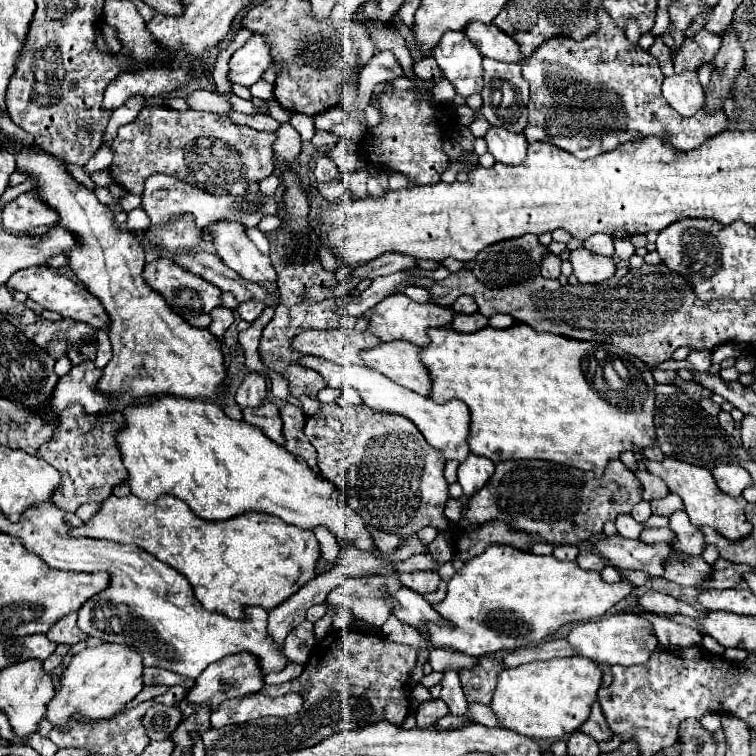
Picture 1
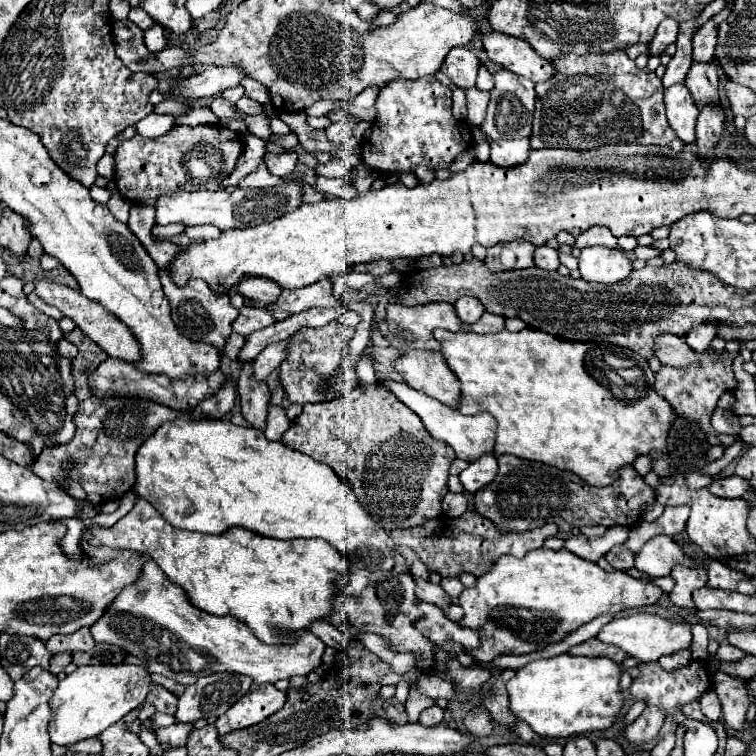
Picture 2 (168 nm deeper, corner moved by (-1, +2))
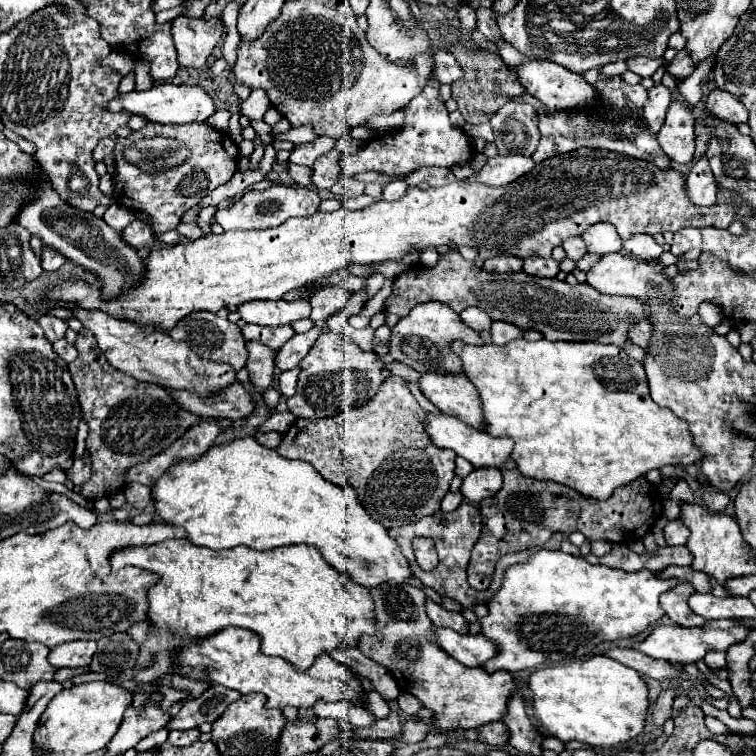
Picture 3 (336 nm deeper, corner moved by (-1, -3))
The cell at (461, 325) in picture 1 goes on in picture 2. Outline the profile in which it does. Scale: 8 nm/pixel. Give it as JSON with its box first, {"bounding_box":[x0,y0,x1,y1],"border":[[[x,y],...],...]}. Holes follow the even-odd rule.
{"bounding_box":[471,313,505,335],"border":[[[483,313],[483,317],[471,325],[471,331],[473,333],[479,333],[479,335],[487,335],[487,333],[499,333],[505,329],[505,319],[499,317],[499,315],[493,315],[493,313]]]}

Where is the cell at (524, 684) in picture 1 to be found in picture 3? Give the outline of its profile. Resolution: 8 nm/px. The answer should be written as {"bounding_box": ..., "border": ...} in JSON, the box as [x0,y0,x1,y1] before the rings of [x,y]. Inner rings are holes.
{"bounding_box":[527,656,647,746],"border":[[[607,656],[573,660],[567,664],[539,668],[531,674],[527,688],[533,692],[533,716],[545,732],[561,742],[579,740],[591,746],[617,746],[635,738],[645,724],[647,684],[643,678]]]}

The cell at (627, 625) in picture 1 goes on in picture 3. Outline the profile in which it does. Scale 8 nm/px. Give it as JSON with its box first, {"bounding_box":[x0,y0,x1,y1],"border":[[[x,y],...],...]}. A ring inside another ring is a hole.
{"bounding_box":[633,620,749,664],"border":[[[711,620],[703,628],[685,628],[685,626],[665,626],[659,624],[643,642],[633,642],[633,650],[641,650],[651,658],[665,660],[671,664],[689,664],[701,660],[707,650],[727,650],[731,644],[745,640],[749,630],[735,620]]]}

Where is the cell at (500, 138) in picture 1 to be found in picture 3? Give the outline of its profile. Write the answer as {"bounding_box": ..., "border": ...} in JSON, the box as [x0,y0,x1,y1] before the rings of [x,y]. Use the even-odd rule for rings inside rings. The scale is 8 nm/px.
{"bounding_box":[479,154,535,186],"border":[[[497,154],[495,158],[487,160],[487,164],[479,172],[479,180],[487,186],[505,186],[507,182],[517,180],[519,176],[527,174],[535,166],[533,158],[521,154]]]}

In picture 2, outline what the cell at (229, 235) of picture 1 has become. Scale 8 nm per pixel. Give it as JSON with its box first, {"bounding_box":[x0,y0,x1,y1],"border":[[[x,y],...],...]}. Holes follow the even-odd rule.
{"bounding_box":[237,277,281,309],"border":[[[247,277],[247,281],[243,281],[243,285],[239,285],[237,293],[245,299],[251,301],[251,307],[257,309],[267,309],[269,305],[273,305],[277,301],[277,297],[281,295],[279,285],[273,285],[273,281],[267,281],[263,277]]]}

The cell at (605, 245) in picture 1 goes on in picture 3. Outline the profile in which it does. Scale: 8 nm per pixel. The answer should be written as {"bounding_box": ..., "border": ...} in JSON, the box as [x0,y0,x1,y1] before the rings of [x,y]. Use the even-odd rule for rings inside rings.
{"bounding_box":[581,222,623,254],"border":[[[599,222],[589,226],[583,236],[581,236],[587,244],[587,252],[589,254],[607,254],[607,252],[619,252],[623,248],[623,240],[619,238],[617,230],[607,224],[607,222]]]}

